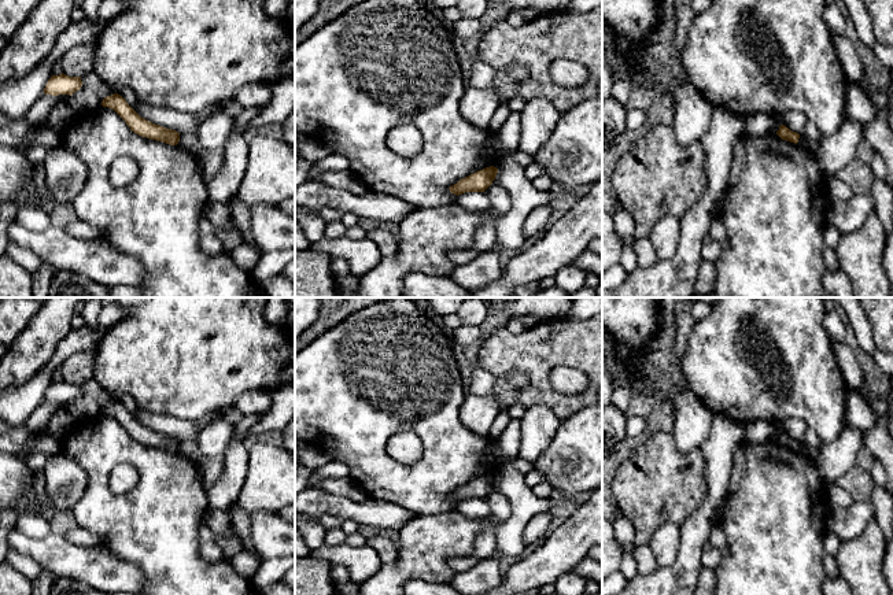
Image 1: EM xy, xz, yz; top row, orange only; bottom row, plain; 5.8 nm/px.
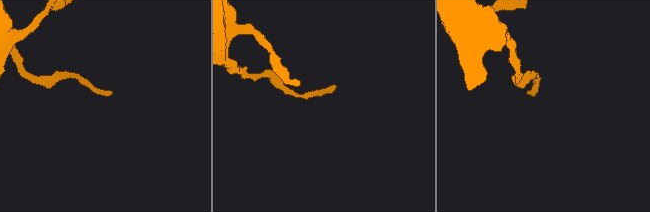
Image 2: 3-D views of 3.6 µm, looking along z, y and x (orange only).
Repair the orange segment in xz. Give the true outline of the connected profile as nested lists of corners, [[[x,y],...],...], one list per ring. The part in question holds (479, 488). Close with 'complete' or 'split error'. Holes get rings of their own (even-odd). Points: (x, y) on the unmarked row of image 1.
[[[494,473],[479,477],[457,491],[451,492],[449,496],[454,502],[462,502],[465,499],[484,499],[495,487],[498,476]]]; complete

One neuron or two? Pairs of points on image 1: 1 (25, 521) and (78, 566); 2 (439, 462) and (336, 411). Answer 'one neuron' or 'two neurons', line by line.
1: two neurons
2: one neuron

